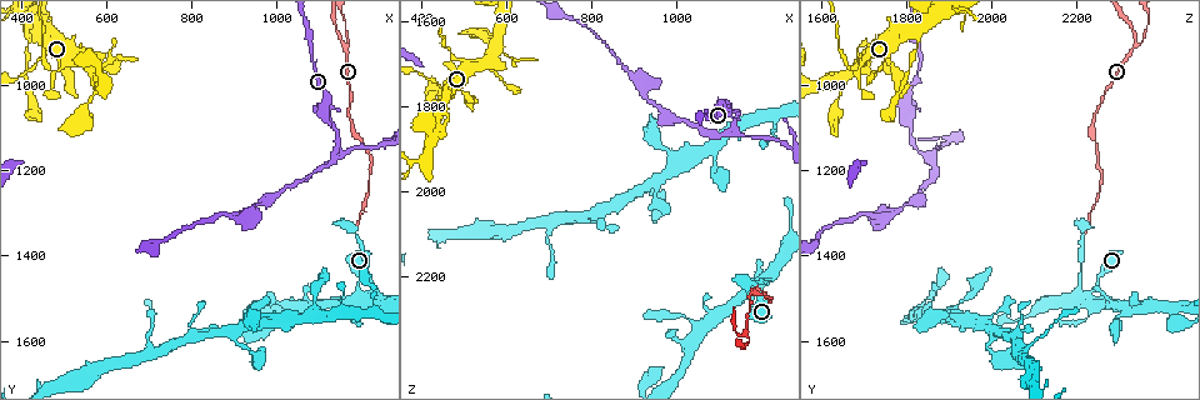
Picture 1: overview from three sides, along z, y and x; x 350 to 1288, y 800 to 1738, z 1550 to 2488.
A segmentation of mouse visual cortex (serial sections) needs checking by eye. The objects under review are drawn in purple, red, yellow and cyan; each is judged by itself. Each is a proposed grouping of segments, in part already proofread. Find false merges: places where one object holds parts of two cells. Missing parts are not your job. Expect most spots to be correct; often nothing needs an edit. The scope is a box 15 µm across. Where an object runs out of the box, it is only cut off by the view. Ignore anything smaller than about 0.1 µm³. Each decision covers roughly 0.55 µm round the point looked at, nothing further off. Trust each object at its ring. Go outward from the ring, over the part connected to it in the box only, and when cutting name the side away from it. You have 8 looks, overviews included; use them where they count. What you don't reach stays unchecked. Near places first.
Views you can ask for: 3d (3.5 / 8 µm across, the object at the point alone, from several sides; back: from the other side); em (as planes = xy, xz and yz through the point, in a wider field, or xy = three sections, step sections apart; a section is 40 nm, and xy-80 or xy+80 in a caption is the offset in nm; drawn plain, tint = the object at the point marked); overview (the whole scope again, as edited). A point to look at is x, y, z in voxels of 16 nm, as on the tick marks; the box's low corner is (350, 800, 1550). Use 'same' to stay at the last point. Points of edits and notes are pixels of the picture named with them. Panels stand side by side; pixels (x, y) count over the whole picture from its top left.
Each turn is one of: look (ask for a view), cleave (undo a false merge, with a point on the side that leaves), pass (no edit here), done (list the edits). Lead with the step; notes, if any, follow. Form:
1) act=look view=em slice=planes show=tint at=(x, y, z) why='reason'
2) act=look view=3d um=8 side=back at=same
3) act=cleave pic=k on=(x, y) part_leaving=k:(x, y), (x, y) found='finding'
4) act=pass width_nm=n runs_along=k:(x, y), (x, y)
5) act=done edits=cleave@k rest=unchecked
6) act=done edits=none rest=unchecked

act=look view=3d um=3.5 at=(1130, 1175, 1855) why='abrupt turn'

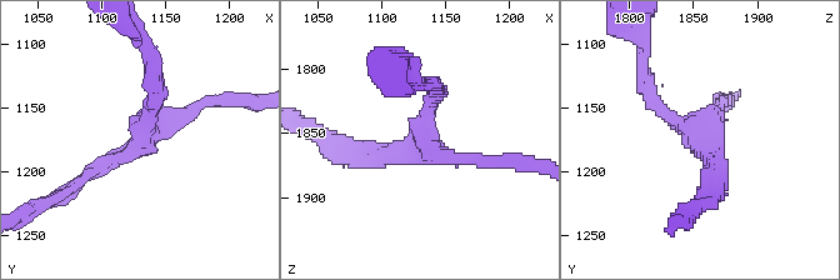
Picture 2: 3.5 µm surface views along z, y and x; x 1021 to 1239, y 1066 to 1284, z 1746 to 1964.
act=look view=em slice=planes show=tint at=(1130, 1170, 1852) arms=3 arm_widths_nm=150,200,200

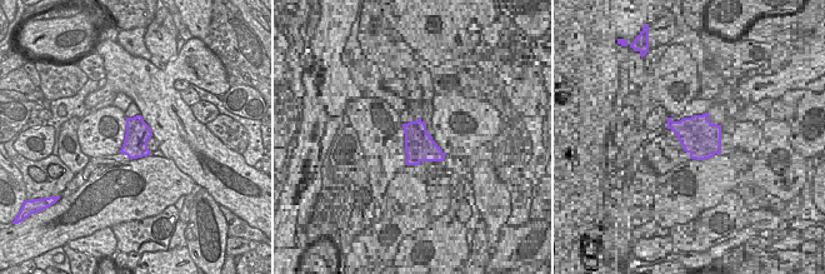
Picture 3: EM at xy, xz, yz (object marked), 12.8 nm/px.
act=pass runs_along=2:(644, 76), (720, 180) found='one cell here'

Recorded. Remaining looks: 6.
act=look view=3d um=8 side=back at=(415, 900, 1820) why='abrupt turn'

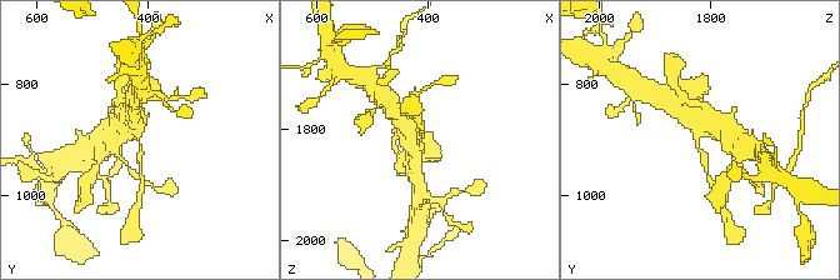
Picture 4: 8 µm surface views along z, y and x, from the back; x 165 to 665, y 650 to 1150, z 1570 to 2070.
act=look view=em slice=xy step=5 show=tint at=(415, 900, 1825) why='now the EM'

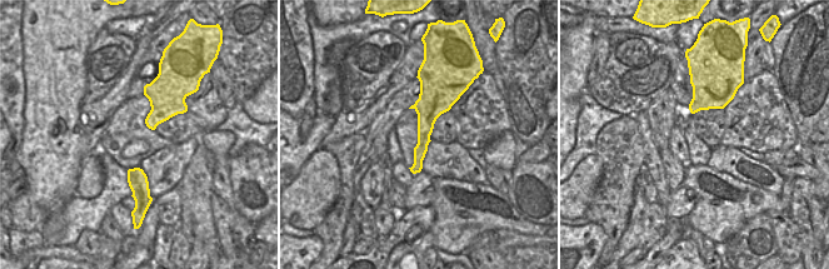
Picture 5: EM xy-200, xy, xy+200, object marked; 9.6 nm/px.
act=pass found='one cell here'

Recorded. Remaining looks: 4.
act=look view=3d um=3.5 at=(470, 960, 1665) why='sharp bend'

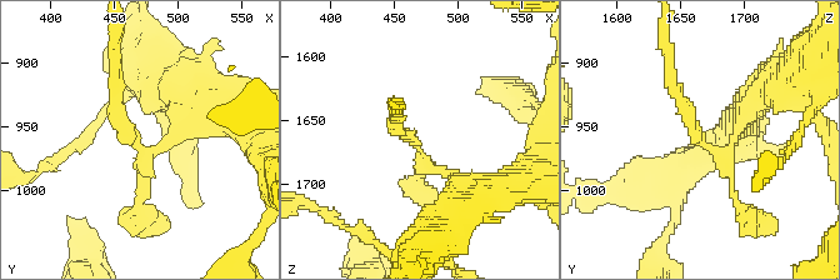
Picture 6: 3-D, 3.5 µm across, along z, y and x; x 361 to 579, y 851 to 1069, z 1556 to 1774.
act=look view=em slice=planes show=tint at=(468, 962, 1672) why='shape alone is not enough'

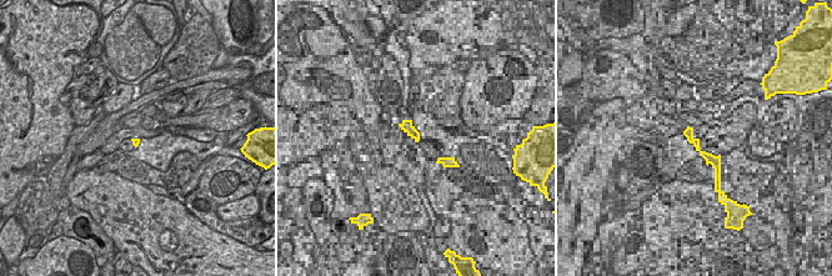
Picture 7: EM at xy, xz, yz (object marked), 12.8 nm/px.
act=pass runs_along=6:(468, 183), (429, 166), (395, 109) found='one cell here'

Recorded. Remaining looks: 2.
act=look view=3d um=3.5 side=back at=(1190, 1490, 2230) why='a narrow waist'

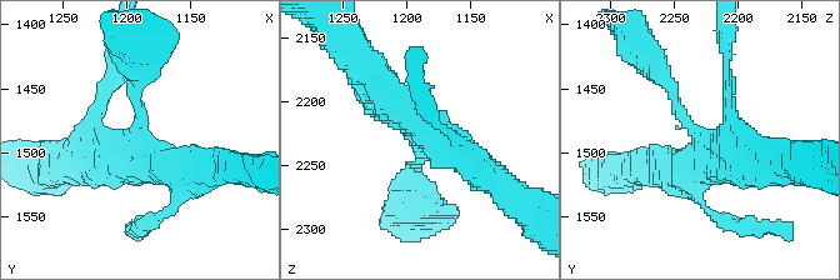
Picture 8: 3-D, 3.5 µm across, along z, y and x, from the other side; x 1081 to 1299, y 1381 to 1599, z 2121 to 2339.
act=look view=em slice=xy step=3 show=tint at=(1186, 1500, 2230) why='now the EM'

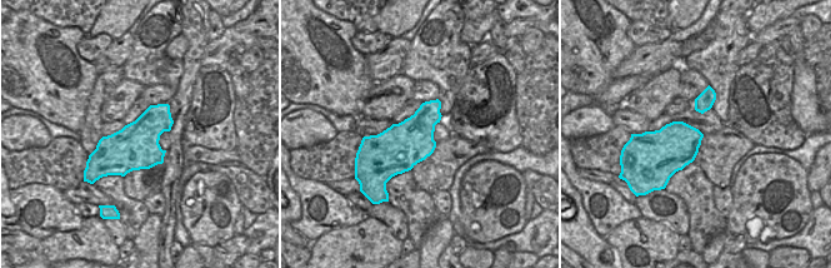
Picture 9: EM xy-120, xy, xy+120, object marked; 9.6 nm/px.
act=pass runs_along=8:(138, 76), (141, 145), (214, 169) found='one cell here'

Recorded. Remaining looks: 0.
act=done edits=none rest=unchecked

